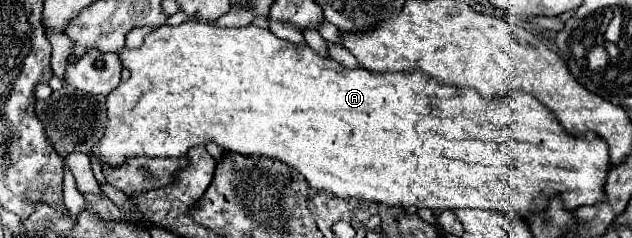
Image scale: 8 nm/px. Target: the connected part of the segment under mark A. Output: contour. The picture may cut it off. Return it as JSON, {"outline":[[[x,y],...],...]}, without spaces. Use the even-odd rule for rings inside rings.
{"outline":[[[187,21],[177,27],[173,25],[161,25],[155,27],[147,37],[145,43],[139,49],[123,47],[119,51],[121,65],[129,71],[129,79],[121,81],[115,91],[107,95],[107,125],[105,135],[93,145],[91,153],[97,157],[99,165],[107,167],[121,167],[131,157],[187,157],[187,151],[191,147],[207,145],[209,141],[217,143],[225,151],[235,151],[245,157],[271,157],[277,159],[293,169],[297,169],[307,183],[313,189],[331,191],[337,197],[343,199],[365,199],[373,203],[383,205],[397,205],[397,207],[429,207],[433,211],[439,209],[459,209],[459,207],[471,207],[471,209],[493,209],[501,211],[511,217],[525,219],[529,213],[537,209],[545,209],[545,201],[553,193],[561,193],[565,209],[573,211],[581,205],[593,205],[597,201],[603,201],[603,185],[609,173],[609,155],[607,155],[607,143],[599,139],[597,135],[589,133],[585,137],[573,137],[569,135],[559,121],[541,105],[535,97],[529,93],[511,93],[501,99],[483,99],[473,89],[457,89],[457,87],[445,87],[429,79],[427,75],[421,75],[419,71],[407,71],[407,73],[371,73],[367,69],[347,69],[339,65],[333,59],[325,59],[317,55],[311,47],[299,47],[285,39],[275,37],[269,29],[261,29],[255,25],[247,27],[217,27],[209,23],[197,23]]]}

